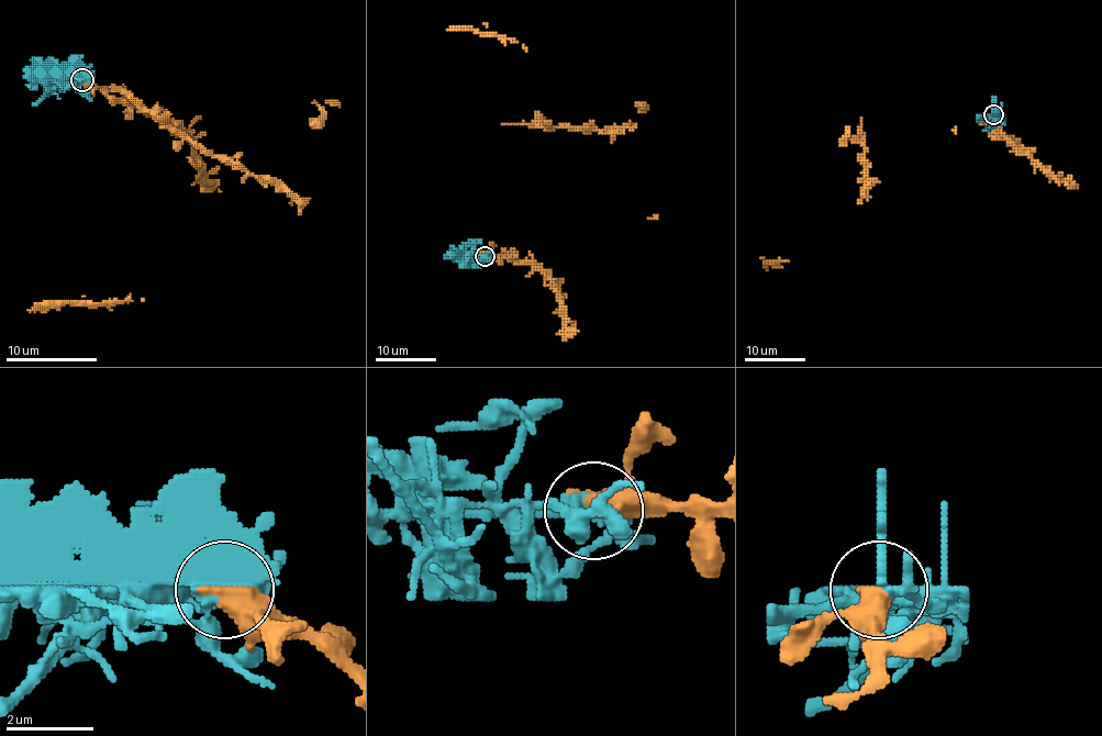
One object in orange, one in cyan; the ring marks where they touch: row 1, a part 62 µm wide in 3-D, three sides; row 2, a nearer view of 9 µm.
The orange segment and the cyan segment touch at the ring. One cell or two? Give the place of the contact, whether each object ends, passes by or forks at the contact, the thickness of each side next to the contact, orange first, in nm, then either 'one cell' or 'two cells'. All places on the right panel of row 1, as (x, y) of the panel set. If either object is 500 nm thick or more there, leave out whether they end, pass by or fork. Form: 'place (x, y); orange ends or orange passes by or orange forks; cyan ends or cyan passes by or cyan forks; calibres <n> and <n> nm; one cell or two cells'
place (993, 114); calibres 600 and 360 nm; two cells

